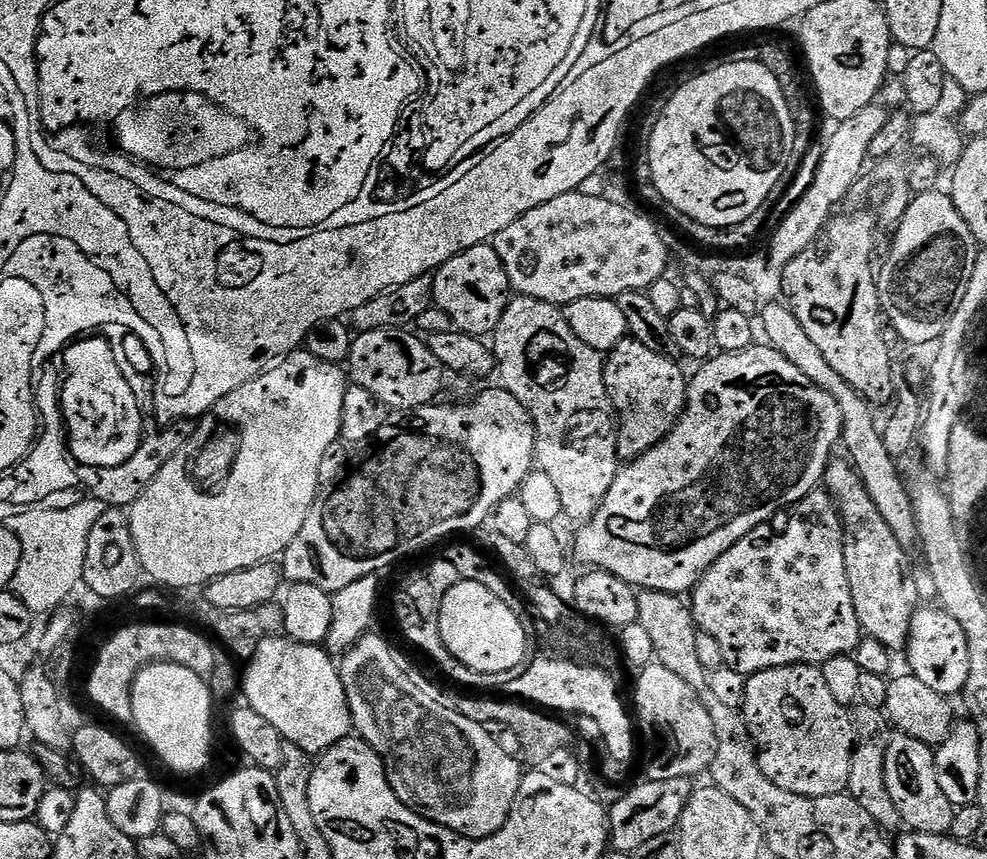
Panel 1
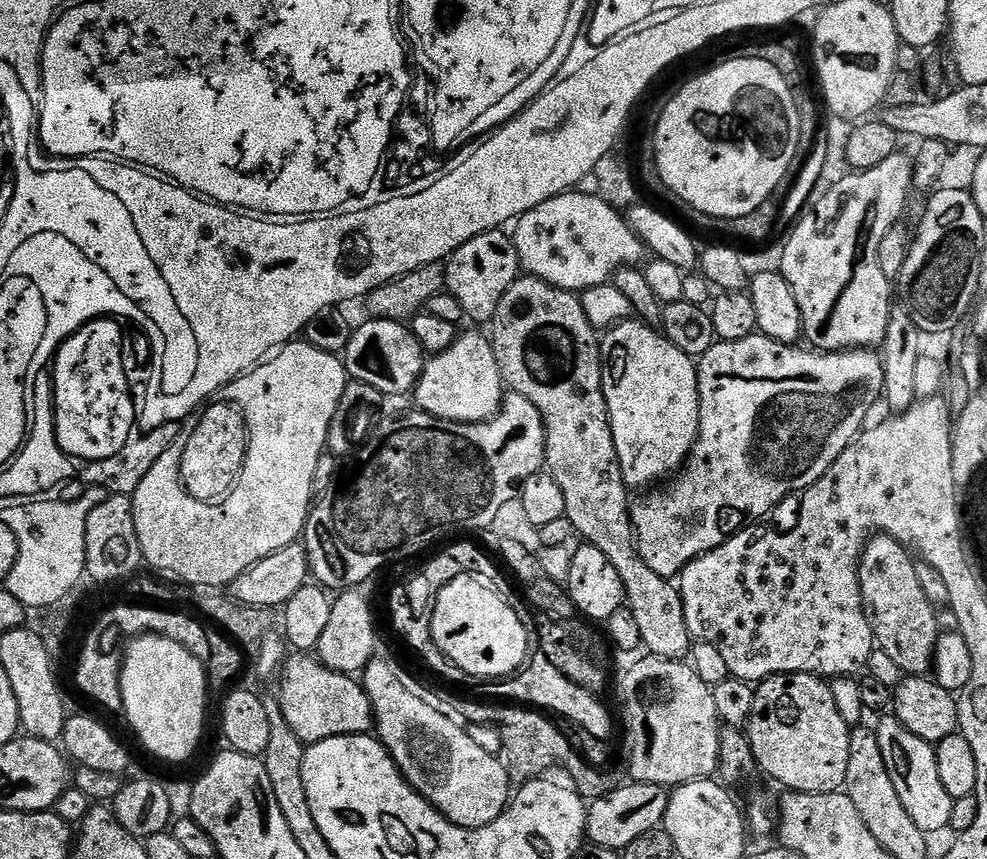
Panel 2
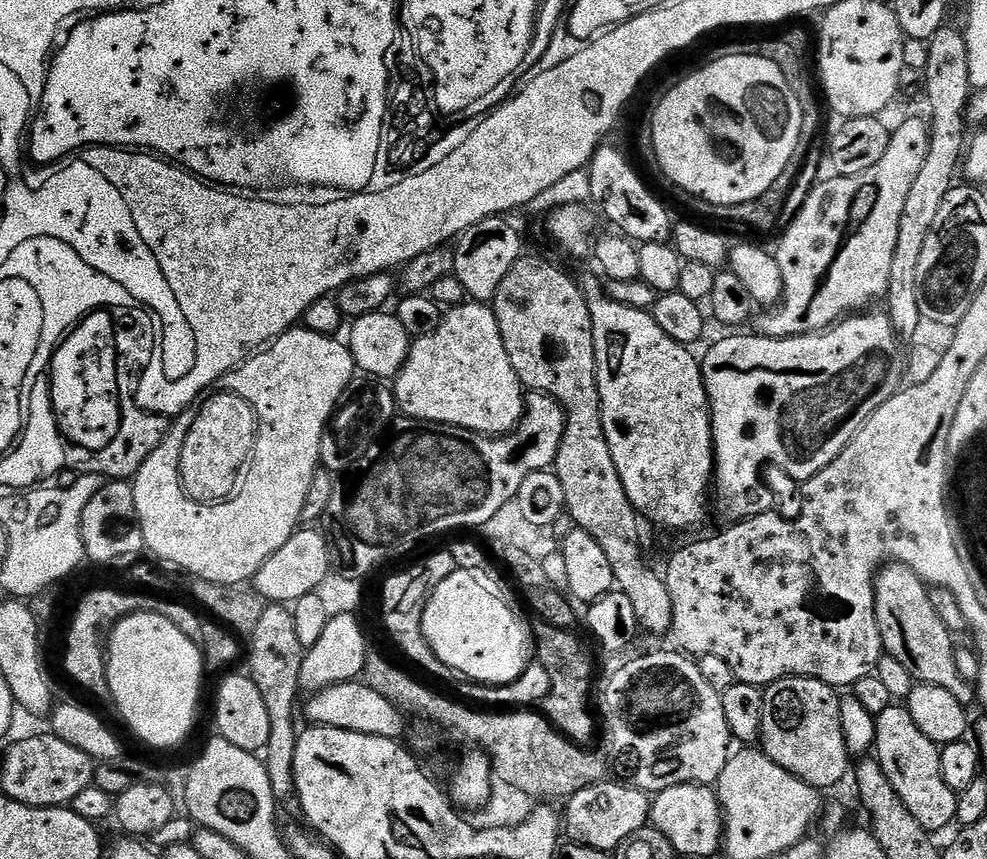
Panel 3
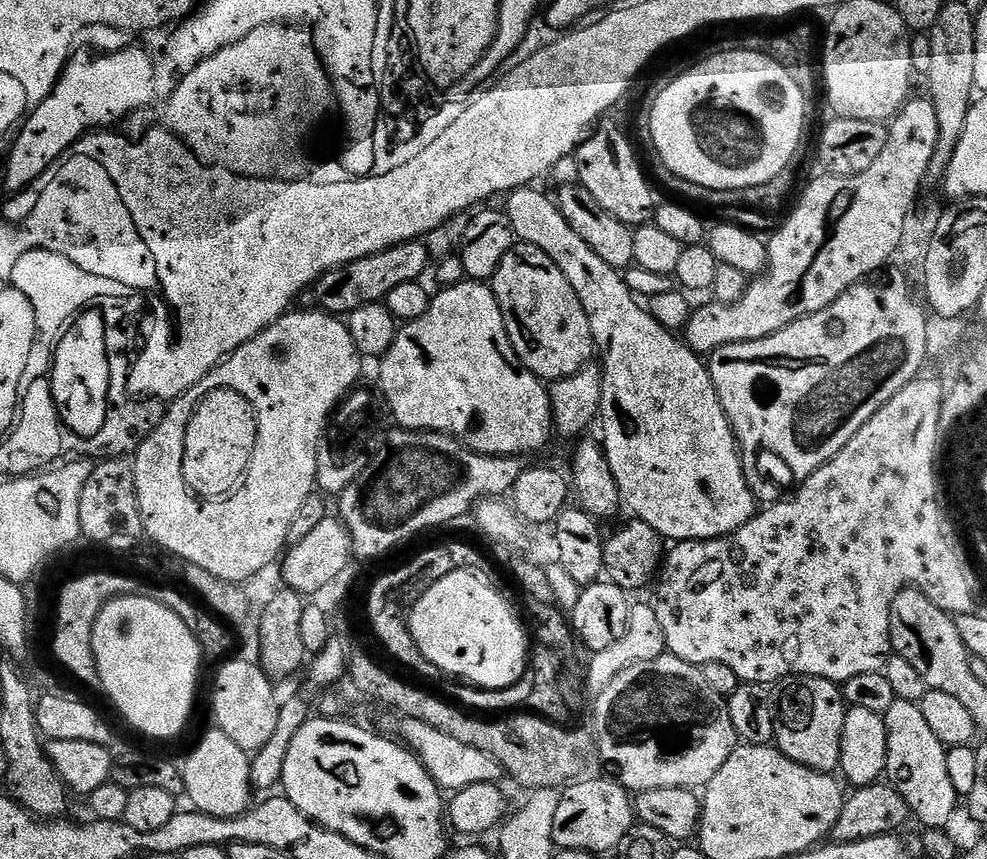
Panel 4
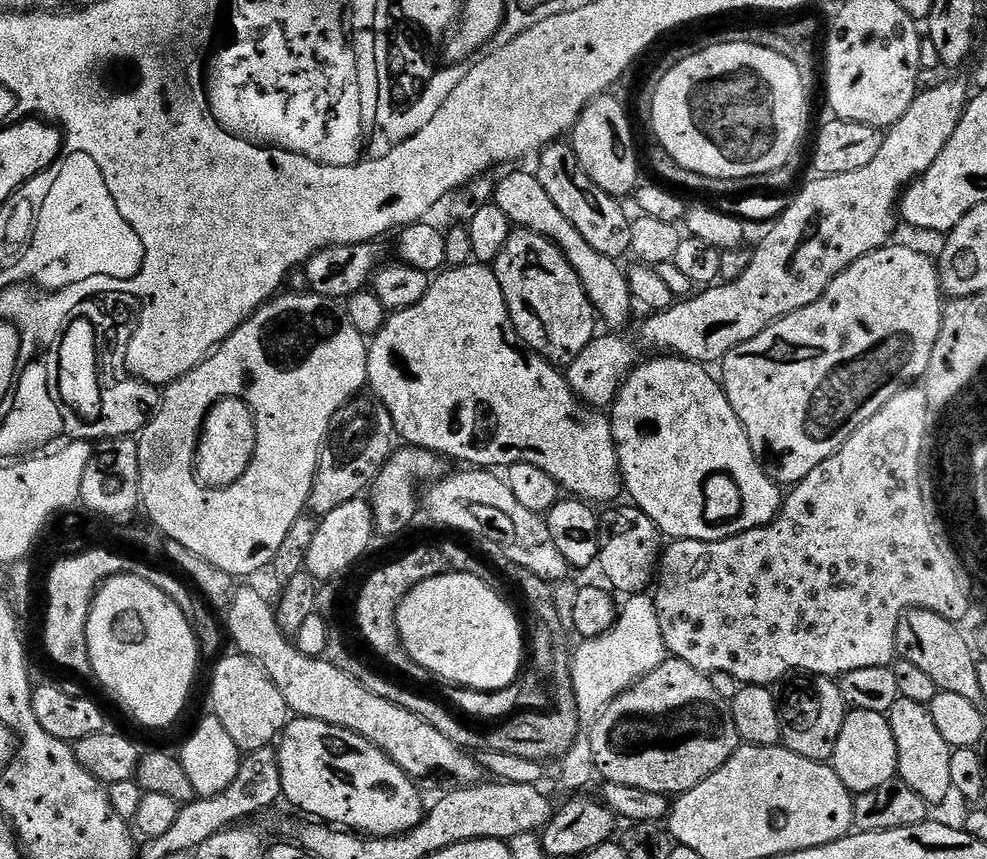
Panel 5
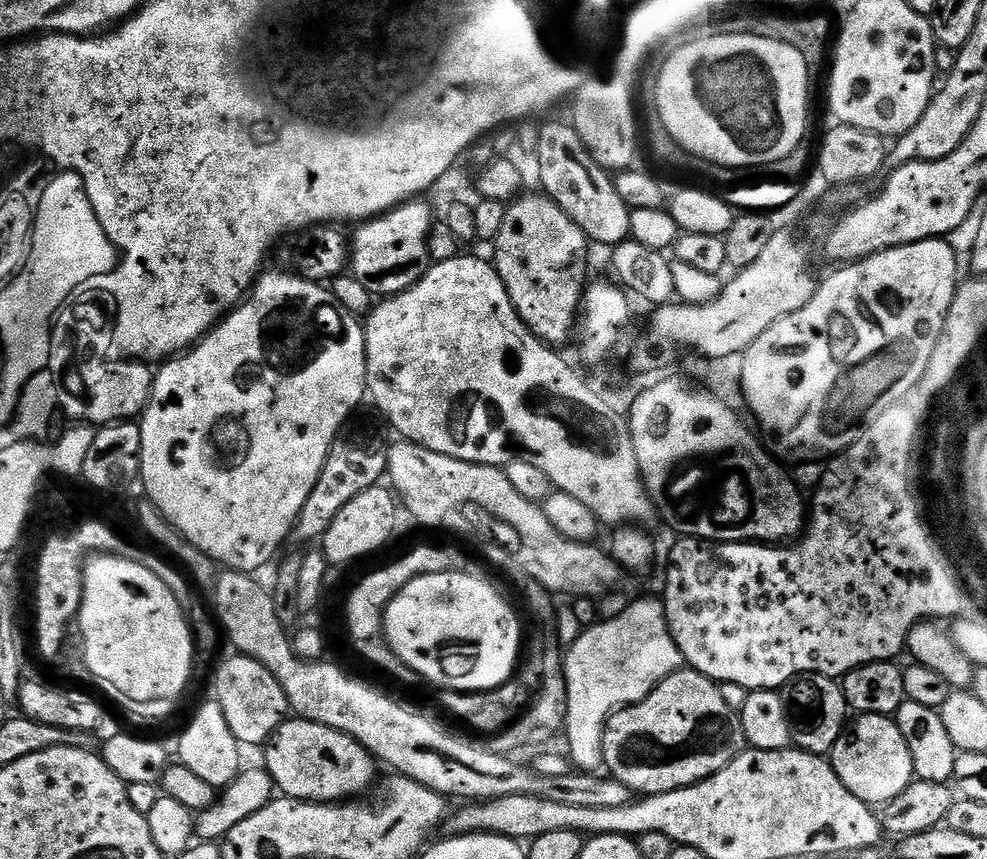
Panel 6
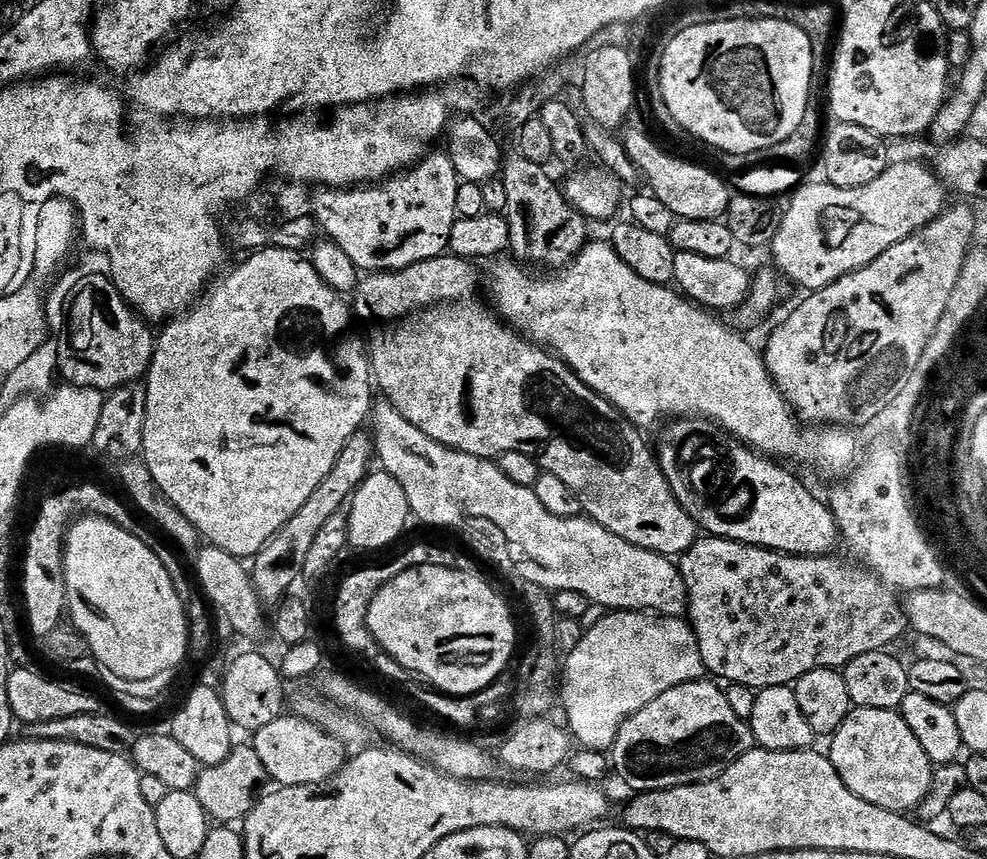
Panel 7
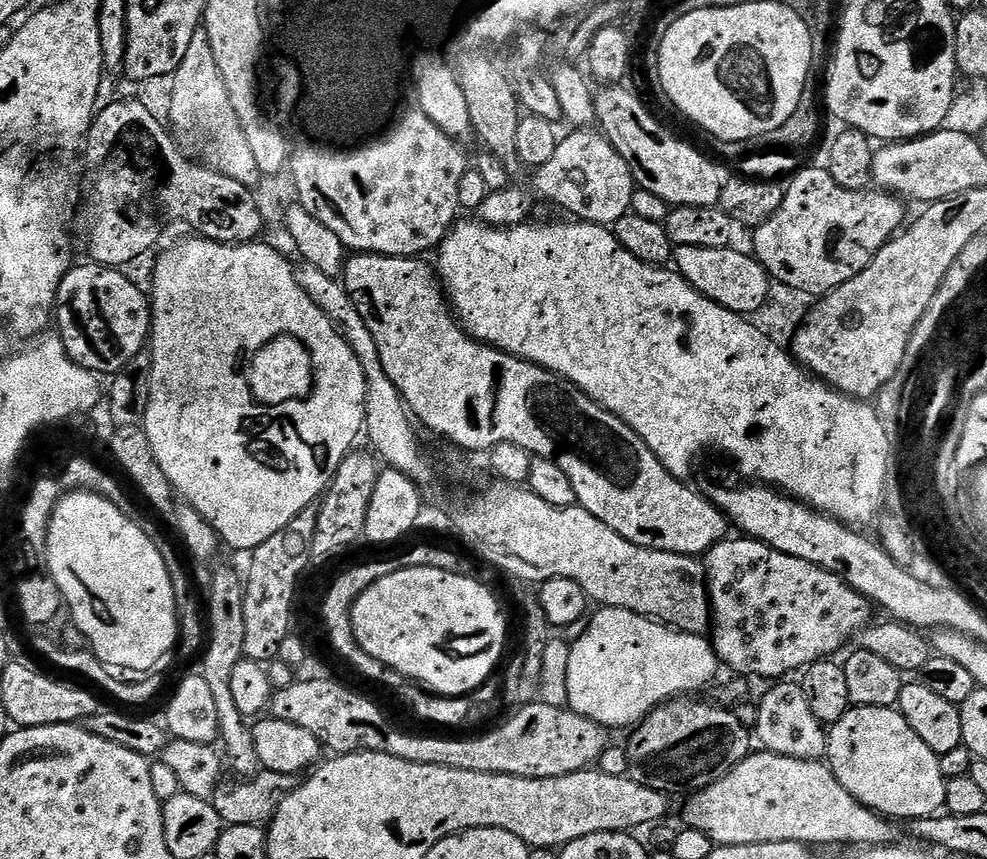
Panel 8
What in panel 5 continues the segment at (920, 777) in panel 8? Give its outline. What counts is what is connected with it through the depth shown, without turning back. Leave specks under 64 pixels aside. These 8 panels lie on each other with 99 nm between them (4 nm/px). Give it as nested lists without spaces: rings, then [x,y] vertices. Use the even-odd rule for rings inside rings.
[[[870,710],[849,711],[842,722],[842,734],[838,734],[830,763],[838,778],[853,794],[878,790],[878,786],[886,786],[886,782],[897,779],[898,746],[887,715]]]

